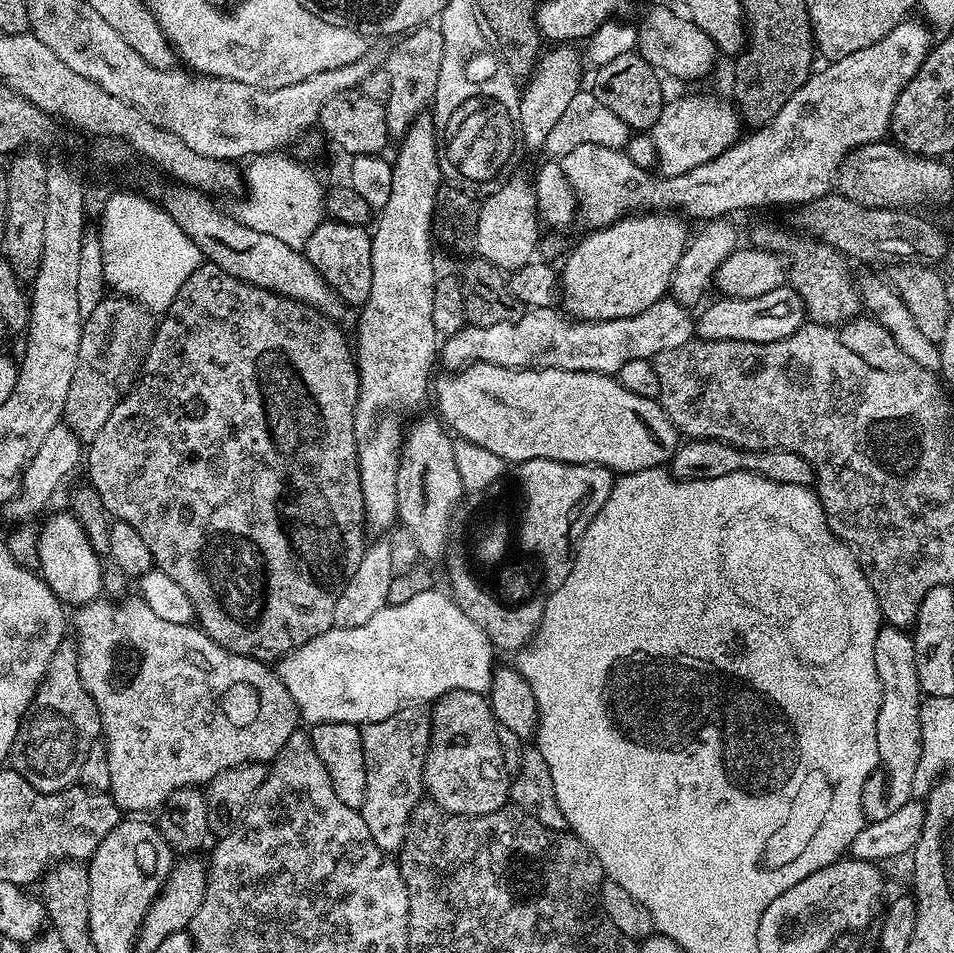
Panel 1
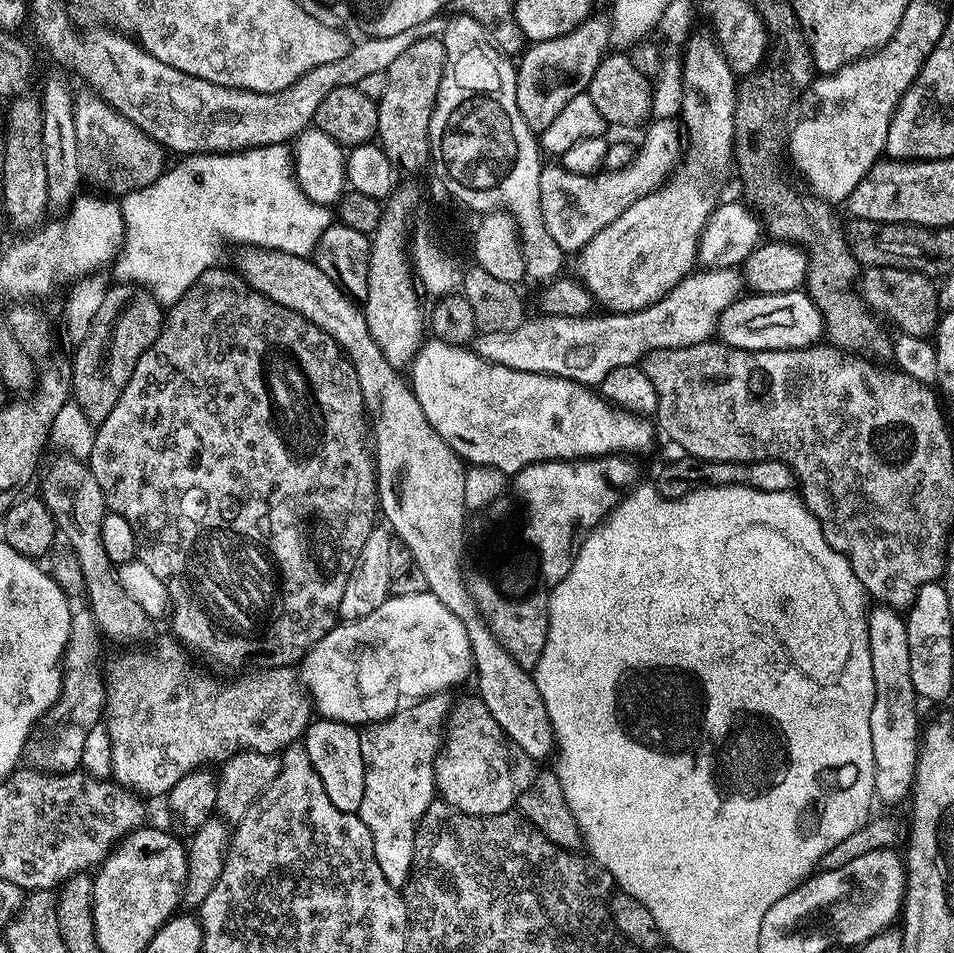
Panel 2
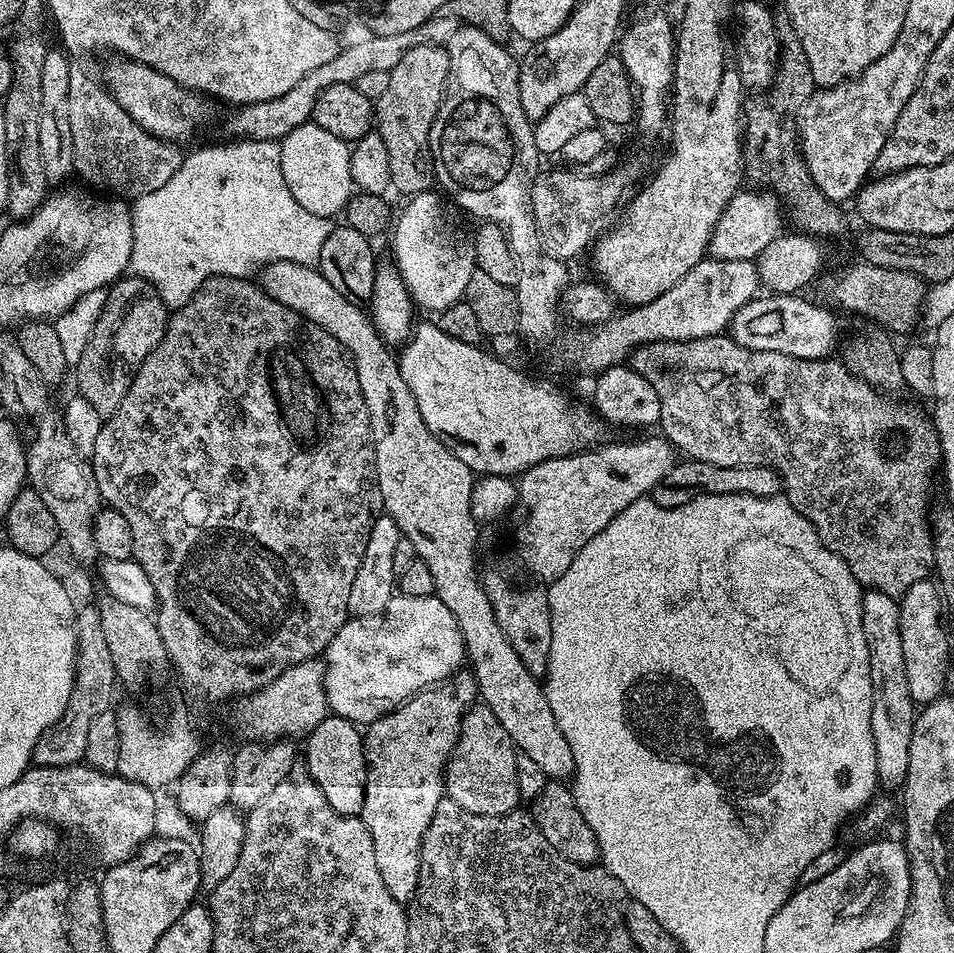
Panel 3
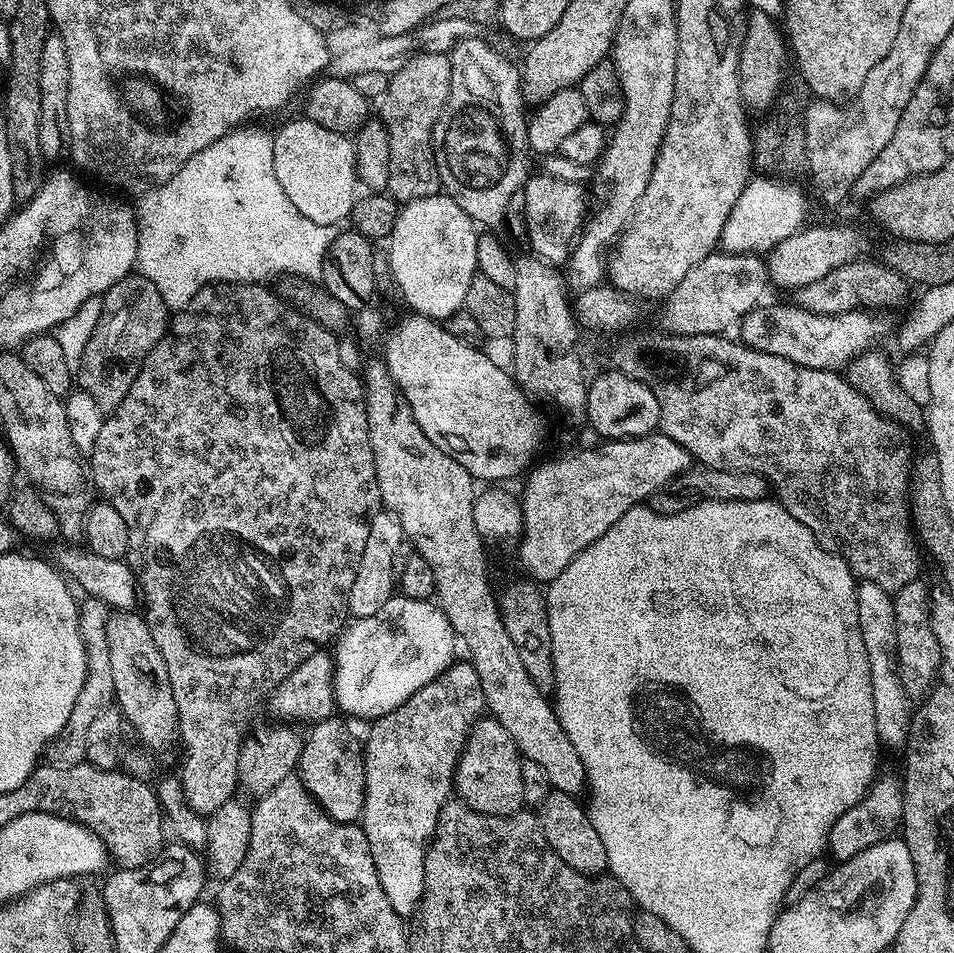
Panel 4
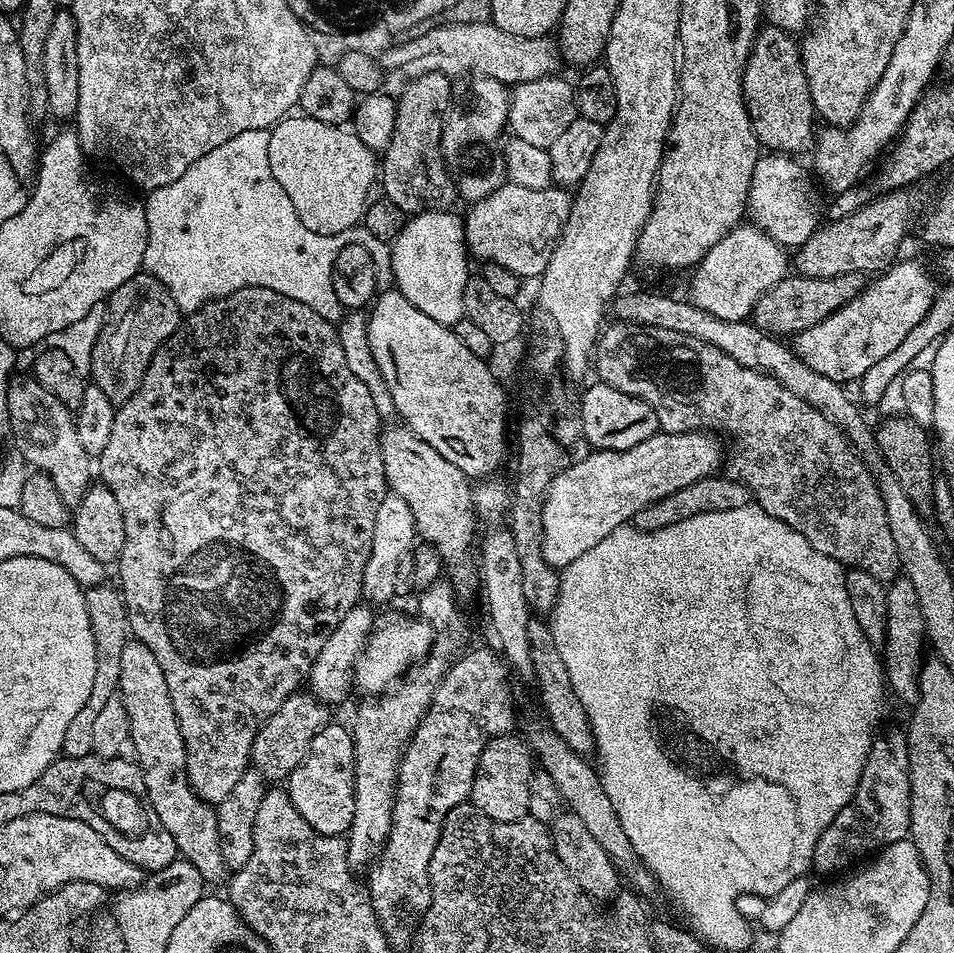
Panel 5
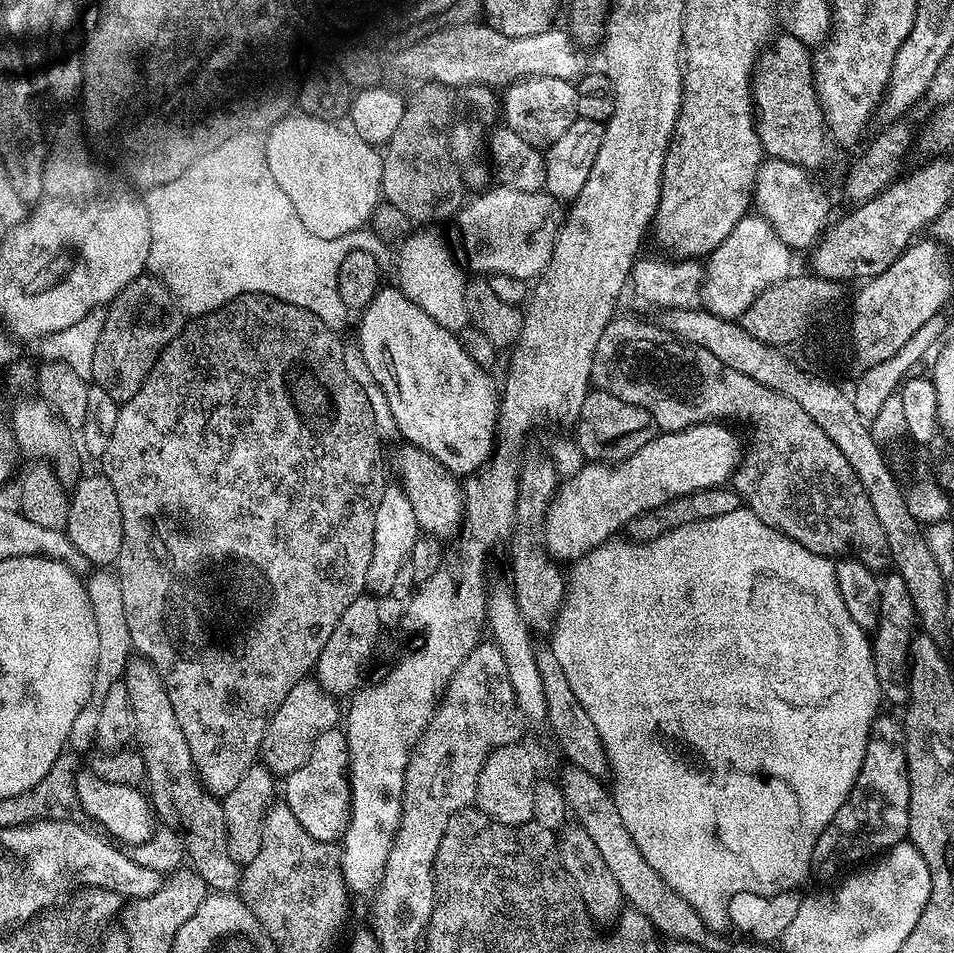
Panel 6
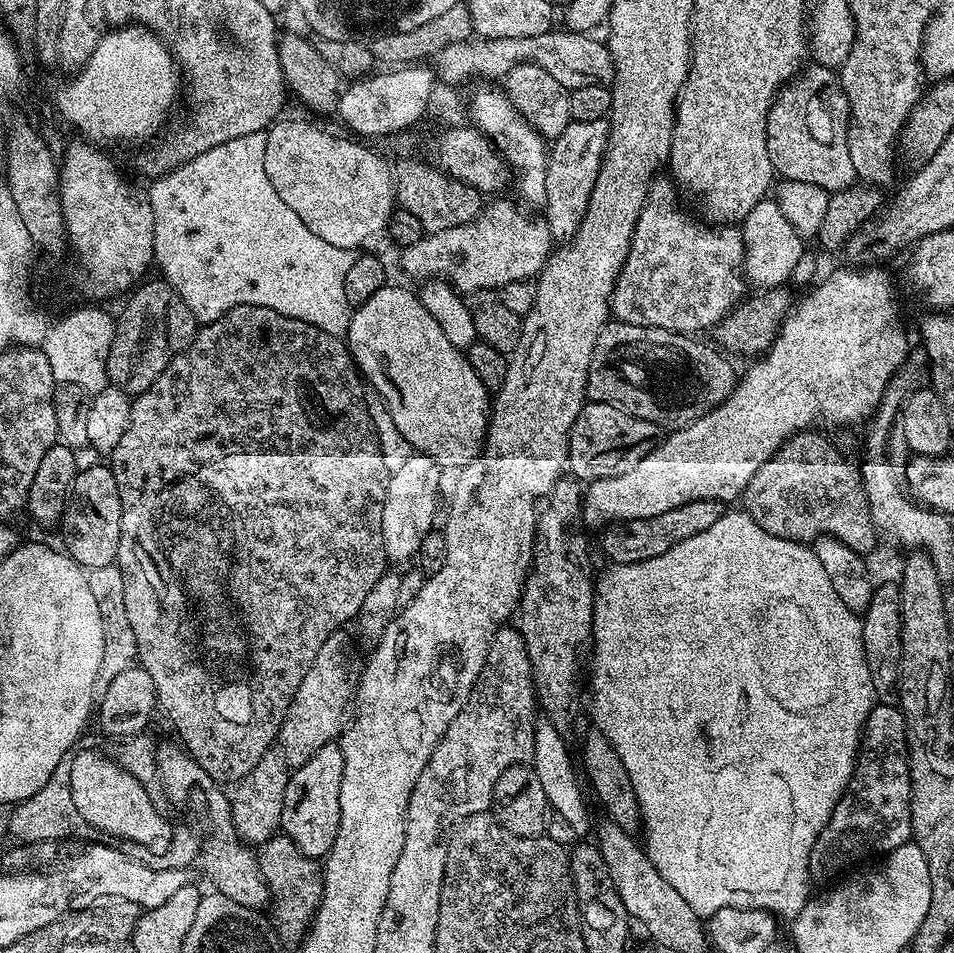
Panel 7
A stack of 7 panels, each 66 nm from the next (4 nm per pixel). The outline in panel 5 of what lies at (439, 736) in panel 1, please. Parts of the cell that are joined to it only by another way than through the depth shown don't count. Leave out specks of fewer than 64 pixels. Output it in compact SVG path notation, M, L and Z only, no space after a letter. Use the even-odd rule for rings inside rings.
M516 734L495 736L493 740L488 741L478 758L470 802L479 812L498 822L520 820L528 815L530 780L533 771L534 757L521 737L519 740Z

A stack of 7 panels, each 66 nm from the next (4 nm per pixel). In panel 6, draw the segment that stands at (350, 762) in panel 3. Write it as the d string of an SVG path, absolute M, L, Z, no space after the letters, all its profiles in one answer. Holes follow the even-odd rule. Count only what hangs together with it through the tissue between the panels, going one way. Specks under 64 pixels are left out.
M339 727L326 730L314 738L310 758L282 780L282 800L302 830L323 844L332 844L343 837L350 820L348 791L348 738Z

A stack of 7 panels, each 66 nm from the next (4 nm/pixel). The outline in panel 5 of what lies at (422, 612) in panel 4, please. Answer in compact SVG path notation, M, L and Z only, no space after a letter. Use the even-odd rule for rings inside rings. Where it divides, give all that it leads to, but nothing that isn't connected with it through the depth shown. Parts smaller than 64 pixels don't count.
M388 612L385 616L377 615L372 626L372 632L369 634L364 648L360 651L360 657L356 659L355 687L361 688L364 694L379 694L385 691L389 686L397 683L413 664L419 664L428 655L428 651L432 648L433 635L431 624L419 615L403 616L400 612Z

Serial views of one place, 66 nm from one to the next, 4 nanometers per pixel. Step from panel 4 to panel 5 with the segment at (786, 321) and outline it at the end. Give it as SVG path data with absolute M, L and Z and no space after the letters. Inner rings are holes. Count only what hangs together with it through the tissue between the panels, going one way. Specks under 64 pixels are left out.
M903 260L879 273L873 279L876 281L873 284L871 281L849 304L831 312L822 322L797 332L794 337L796 357L826 378L858 382L874 362L882 362L886 354L894 354L894 350L902 346L906 334L926 318L938 291L930 268L928 273L922 261Z

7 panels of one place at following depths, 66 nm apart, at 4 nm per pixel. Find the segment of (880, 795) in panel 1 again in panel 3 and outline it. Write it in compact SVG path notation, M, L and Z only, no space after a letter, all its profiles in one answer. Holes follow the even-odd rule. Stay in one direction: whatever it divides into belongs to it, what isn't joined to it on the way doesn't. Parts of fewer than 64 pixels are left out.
M865 591L862 595L862 630L870 650L870 678L874 689L870 726L876 751L876 778L881 785L900 786L908 774L910 762L914 701L910 686L906 686L906 662L902 656L900 606L897 599L881 592Z

